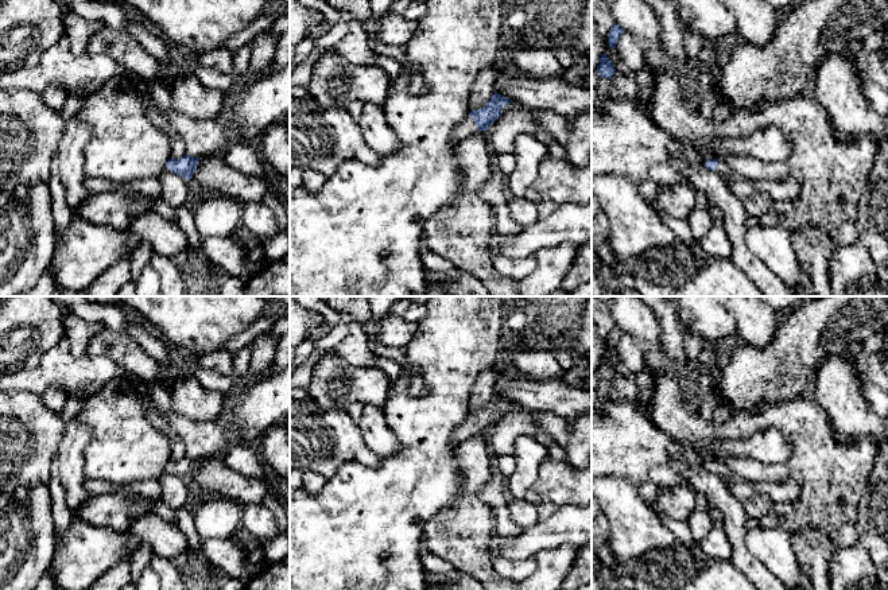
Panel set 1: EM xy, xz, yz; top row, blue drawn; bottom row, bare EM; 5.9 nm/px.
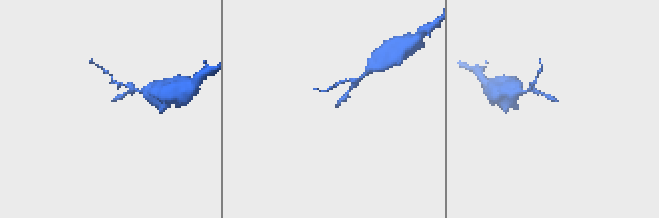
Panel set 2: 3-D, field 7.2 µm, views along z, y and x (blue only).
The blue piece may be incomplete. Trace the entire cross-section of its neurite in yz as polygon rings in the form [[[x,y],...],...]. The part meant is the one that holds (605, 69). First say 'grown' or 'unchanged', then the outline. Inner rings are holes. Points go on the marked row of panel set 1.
unchanged; [[[606,54],[601,55],[600,65],[597,66],[597,71],[601,75],[601,78],[609,78],[609,79],[612,79],[613,74],[616,73],[616,69],[606,57]]]

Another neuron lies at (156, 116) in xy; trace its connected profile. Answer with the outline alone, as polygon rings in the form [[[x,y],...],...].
[[[148,108],[148,119],[163,133],[166,133],[171,141],[171,158],[181,159],[185,156],[185,141],[182,136],[170,124],[167,116],[160,108]]]

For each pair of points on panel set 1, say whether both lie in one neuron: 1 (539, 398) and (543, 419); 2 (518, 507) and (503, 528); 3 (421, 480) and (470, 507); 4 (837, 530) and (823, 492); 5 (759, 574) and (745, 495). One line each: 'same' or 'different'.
1: different
2: different
3: different
4: same
5: different

